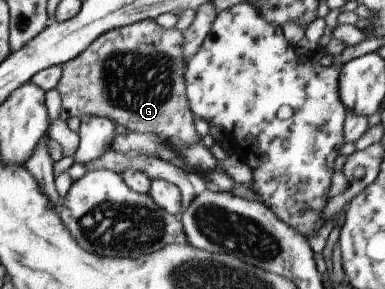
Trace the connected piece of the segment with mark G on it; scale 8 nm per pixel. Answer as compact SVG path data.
M155 19L104 31L74 59L61 65L61 75L55 85L61 99L58 118L66 122L70 117L96 115L129 131L157 134L166 141L184 145L200 143L201 136L194 129L194 115L185 95L184 70L187 61L182 57L182 43L183 34L178 29L162 28Z

